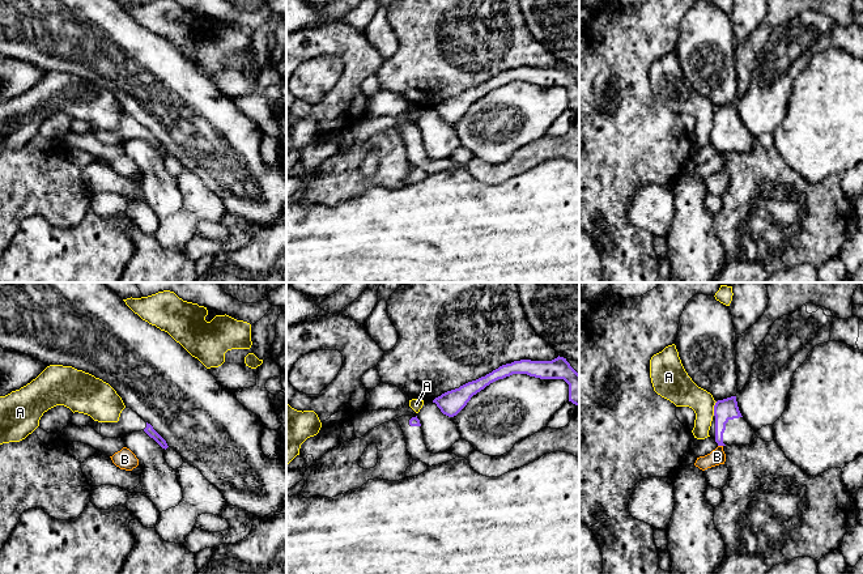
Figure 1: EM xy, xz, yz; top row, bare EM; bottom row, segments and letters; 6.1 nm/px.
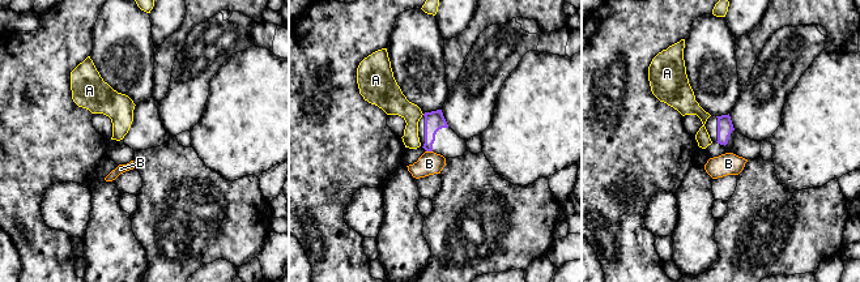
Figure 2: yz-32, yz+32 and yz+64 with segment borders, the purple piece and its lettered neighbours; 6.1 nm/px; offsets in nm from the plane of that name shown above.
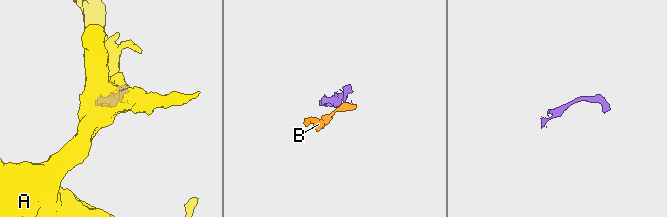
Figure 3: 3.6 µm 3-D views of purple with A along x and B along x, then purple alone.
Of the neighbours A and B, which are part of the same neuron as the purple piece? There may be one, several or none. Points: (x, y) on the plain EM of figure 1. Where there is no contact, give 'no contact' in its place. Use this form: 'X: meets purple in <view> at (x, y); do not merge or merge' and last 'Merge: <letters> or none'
A: meets purple in yz at (714, 115); do not merge
B: meets purple in yz at (721, 152); do not merge
Merge: none

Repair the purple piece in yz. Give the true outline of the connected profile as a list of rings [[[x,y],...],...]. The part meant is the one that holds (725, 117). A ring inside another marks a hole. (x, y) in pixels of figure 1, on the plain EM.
[[[736,103],[715,110],[709,143],[718,150],[718,153],[745,153],[757,144],[756,139],[741,123]]]

